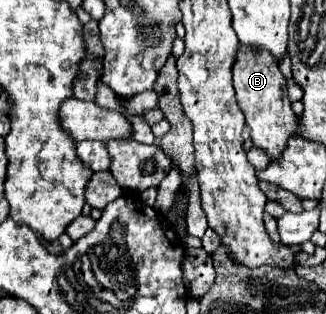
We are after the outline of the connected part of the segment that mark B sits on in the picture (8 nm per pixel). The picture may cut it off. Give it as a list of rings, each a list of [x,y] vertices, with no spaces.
[[[240,47],[232,71],[236,99],[246,117],[246,125],[250,127],[250,139],[254,147],[262,149],[270,161],[278,161],[288,145],[288,139],[298,127],[298,119],[290,107],[284,75],[268,51],[252,51],[246,47]]]

